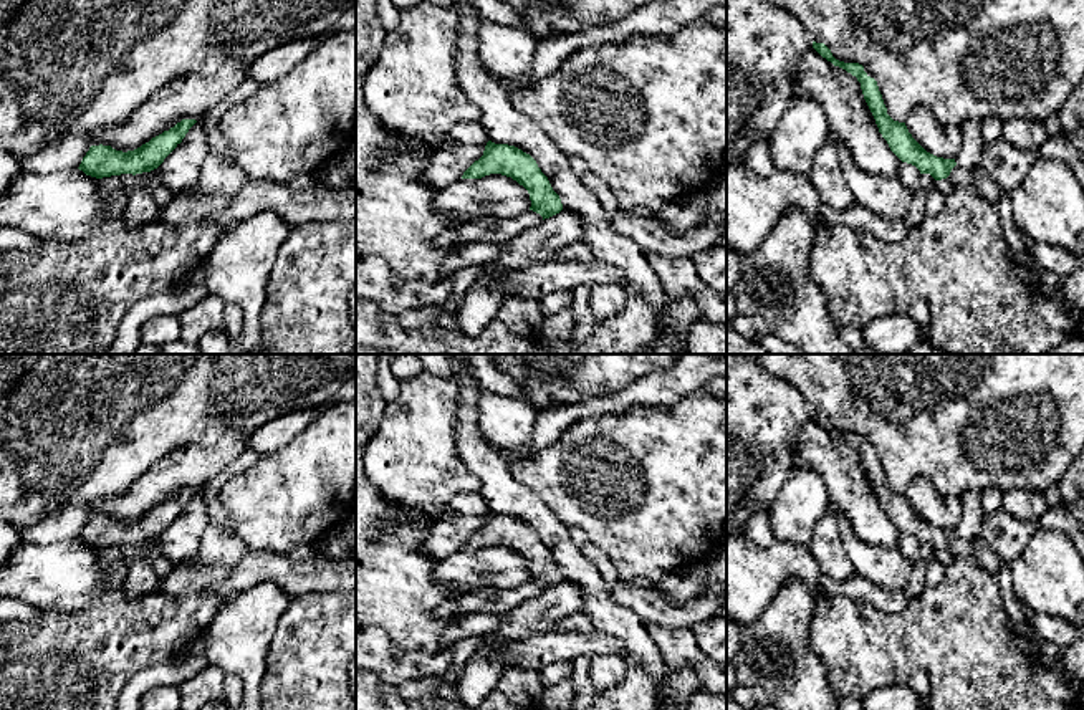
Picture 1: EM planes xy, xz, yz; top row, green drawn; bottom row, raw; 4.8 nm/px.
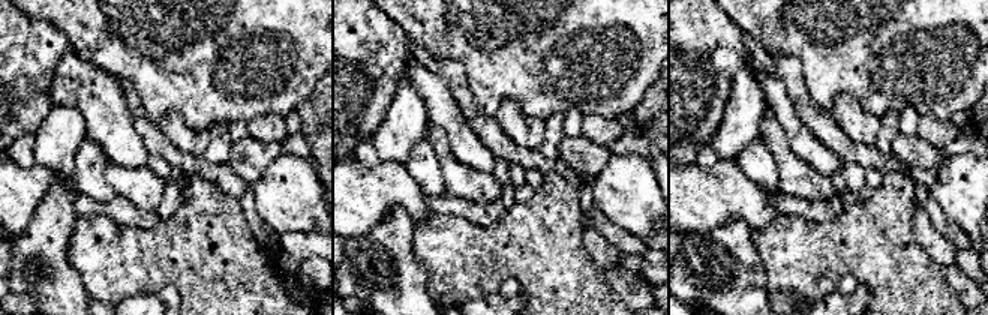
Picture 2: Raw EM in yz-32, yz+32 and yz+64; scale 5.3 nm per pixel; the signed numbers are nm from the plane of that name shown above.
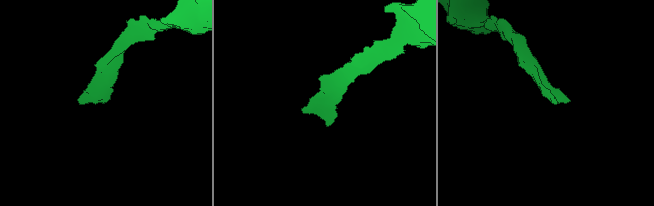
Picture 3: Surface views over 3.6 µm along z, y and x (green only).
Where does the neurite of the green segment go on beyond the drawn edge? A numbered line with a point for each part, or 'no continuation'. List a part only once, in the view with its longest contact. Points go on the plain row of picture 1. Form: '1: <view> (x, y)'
1: yz (978, 550)

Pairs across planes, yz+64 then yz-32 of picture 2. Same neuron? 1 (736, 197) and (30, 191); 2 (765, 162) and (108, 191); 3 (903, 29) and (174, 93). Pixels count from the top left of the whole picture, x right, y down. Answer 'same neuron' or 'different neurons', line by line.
1: same neuron
2: same neuron
3: same neuron

